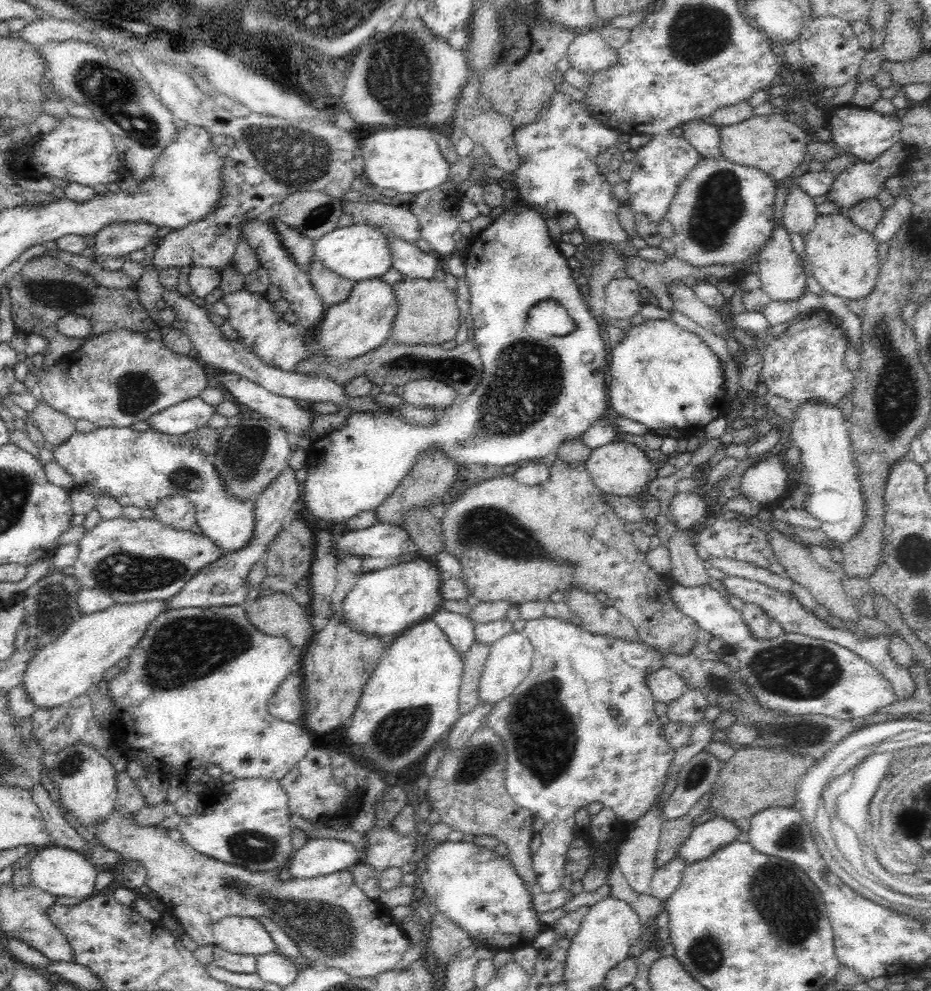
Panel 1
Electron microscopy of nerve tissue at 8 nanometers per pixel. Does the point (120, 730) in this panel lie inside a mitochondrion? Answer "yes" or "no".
no

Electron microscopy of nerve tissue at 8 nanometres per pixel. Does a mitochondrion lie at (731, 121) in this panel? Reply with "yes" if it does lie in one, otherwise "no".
no

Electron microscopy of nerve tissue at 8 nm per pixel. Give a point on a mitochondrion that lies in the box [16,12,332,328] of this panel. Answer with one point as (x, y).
(112, 93)

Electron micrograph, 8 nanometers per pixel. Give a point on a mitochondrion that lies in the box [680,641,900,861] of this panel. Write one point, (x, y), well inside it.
(791, 732)

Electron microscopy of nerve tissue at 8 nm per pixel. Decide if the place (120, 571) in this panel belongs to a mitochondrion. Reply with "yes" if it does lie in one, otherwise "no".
yes

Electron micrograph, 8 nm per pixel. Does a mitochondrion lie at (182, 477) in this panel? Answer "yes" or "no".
yes

